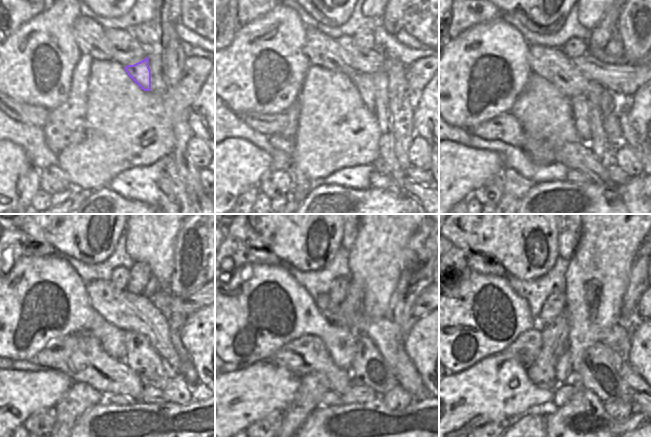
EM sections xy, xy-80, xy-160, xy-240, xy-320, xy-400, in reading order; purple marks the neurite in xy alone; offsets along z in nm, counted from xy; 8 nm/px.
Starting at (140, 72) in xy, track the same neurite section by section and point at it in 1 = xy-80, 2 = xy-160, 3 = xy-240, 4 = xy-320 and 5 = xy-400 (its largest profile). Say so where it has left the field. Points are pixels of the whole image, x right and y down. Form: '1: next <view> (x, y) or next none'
1: next xy-80 (363, 81)
2: next xy-160 (579, 104)
3: next xy-240 (140, 357)
4: next xy-320 (368, 368)
5: next xy-400 (596, 372)

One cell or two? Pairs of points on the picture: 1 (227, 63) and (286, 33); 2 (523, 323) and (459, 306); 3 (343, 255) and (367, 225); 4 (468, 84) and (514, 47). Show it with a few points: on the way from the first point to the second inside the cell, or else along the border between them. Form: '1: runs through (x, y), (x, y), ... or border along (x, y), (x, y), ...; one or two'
1: runs through (242, 63), (245, 63), (261, 48), (271, 45); one
2: runs through (513, 304), (508, 294), (493, 282), (478, 289); one
3: border along (348, 251), (348, 269), (351, 274); two
4: runs through (479, 69), (479, 57), (482, 54), (499, 53); one

